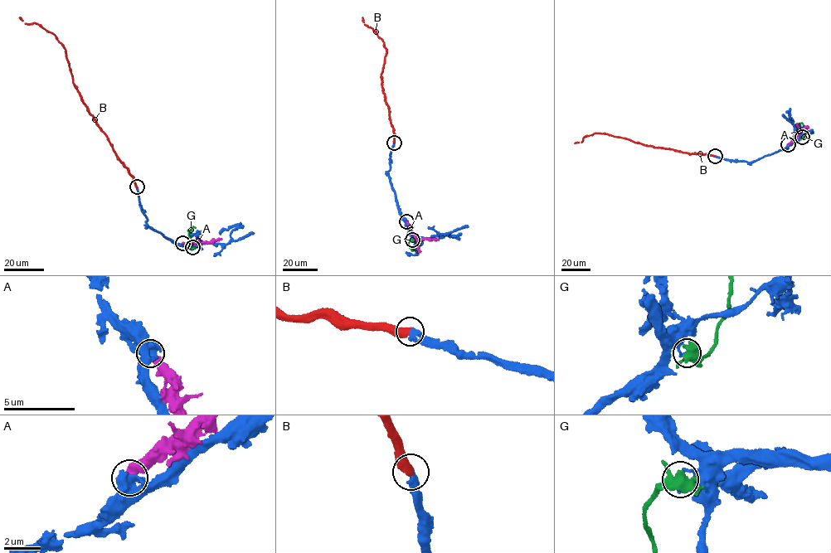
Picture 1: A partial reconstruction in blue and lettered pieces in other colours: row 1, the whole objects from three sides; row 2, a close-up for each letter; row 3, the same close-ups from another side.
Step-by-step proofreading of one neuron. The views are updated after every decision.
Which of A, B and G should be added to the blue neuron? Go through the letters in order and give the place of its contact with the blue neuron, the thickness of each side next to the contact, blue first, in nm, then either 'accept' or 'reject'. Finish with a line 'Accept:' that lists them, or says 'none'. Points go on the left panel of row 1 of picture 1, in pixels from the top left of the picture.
A: contact (182, 243); calibres 900 and 500 nm; reject
B: contact (137, 186); calibres 400 and 500 nm; accept
G: contact (192, 247); calibres 190 and 460 nm; reject
Accept: B

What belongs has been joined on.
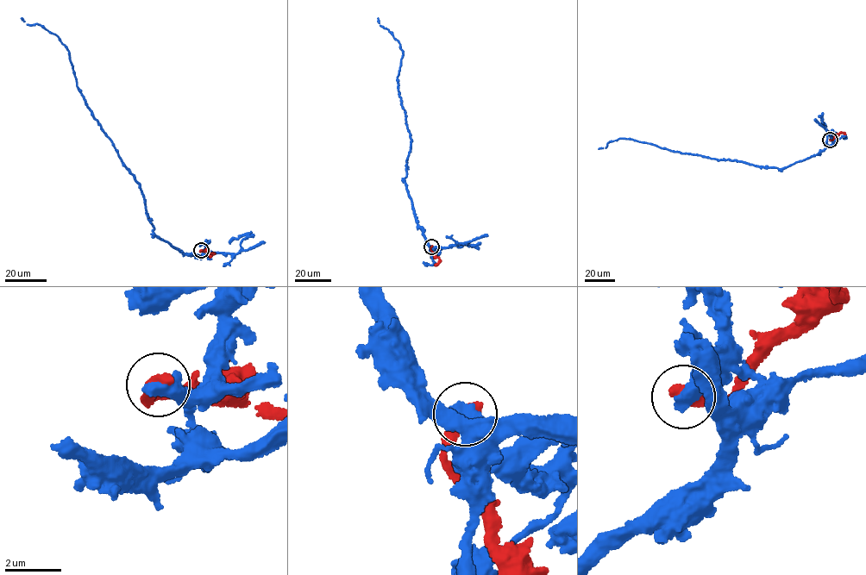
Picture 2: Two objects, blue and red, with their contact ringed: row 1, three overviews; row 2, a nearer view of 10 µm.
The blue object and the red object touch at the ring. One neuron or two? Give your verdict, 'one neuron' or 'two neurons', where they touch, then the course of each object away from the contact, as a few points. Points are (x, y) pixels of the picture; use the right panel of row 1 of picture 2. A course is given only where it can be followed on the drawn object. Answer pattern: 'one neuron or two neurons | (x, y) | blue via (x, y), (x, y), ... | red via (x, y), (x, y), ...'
two neurons | (830, 140) | blue via (830, 140), (834, 140), (818, 153), (779, 169), (670, 151), (631, 139), (619, 139), (599, 149) | red via (830, 140), (838, 134), (845, 134)

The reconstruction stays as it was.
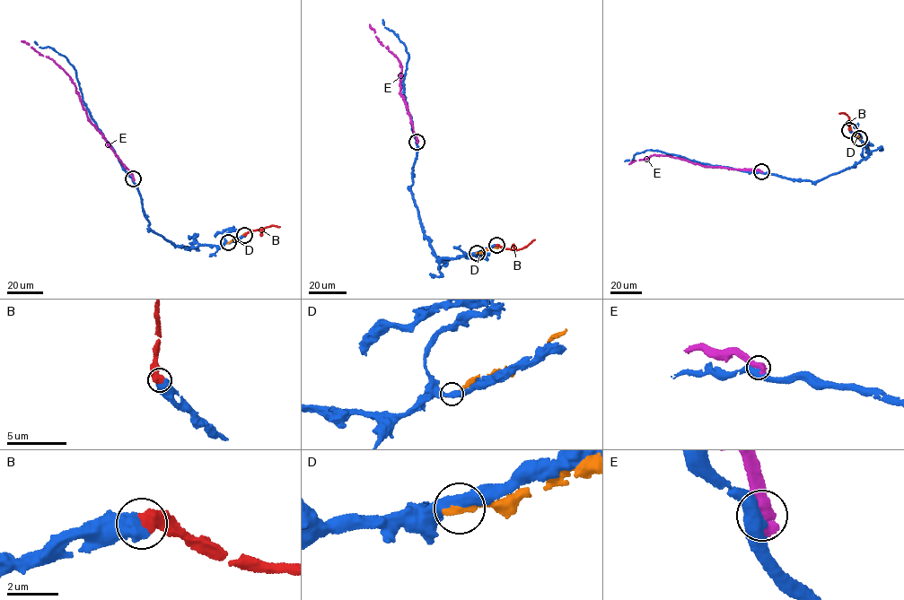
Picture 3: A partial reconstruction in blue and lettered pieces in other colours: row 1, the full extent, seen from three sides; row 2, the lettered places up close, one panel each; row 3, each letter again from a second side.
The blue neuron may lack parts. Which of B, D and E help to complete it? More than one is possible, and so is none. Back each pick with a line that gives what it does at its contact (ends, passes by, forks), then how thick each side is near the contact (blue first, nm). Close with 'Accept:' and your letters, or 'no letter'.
B: It ends there. Thickness 800 nm (blue) against 700 nm
Accept: B

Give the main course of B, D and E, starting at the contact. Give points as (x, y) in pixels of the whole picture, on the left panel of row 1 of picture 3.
B: (245, 235), (272, 225), (280, 226)
D: (228, 242), (245, 232)
E: (133, 179), (89, 119), (74, 84), (64, 69), (21, 41)

